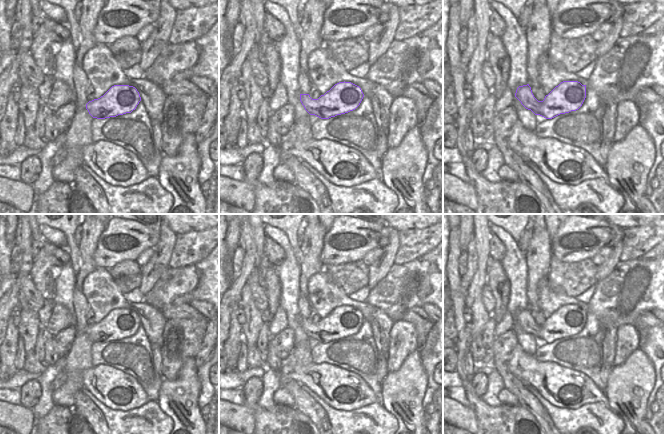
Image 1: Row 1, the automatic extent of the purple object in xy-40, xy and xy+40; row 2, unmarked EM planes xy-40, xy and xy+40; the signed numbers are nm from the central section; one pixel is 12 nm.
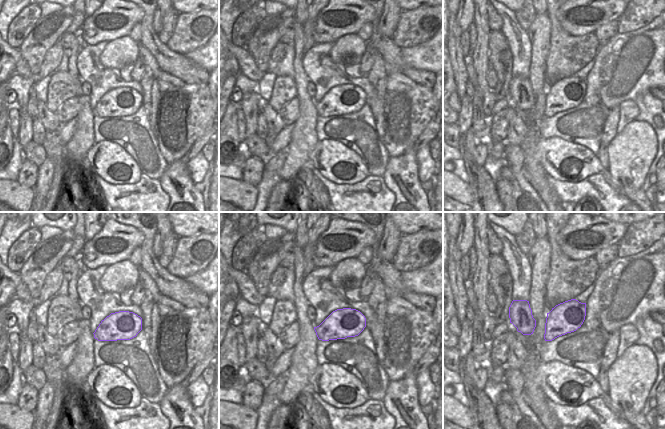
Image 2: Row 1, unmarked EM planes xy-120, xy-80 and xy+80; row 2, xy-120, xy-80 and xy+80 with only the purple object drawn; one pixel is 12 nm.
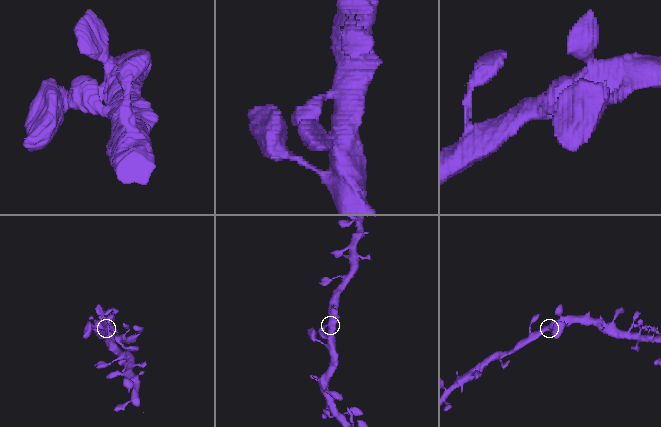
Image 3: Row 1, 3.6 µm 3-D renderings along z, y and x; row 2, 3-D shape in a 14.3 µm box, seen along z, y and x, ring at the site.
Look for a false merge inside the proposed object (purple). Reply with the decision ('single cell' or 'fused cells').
single cell

